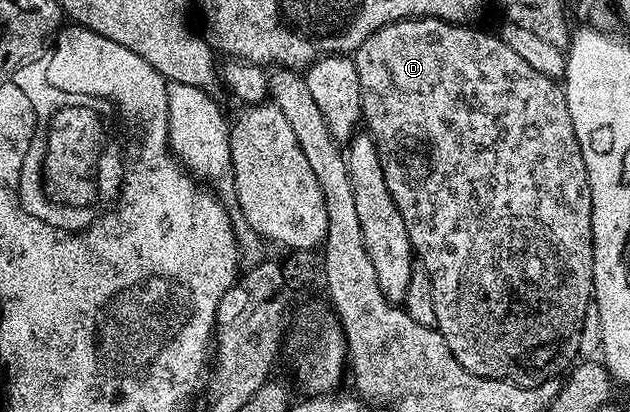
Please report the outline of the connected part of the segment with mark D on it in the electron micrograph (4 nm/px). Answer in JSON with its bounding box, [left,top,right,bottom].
[352,17,593,385]

